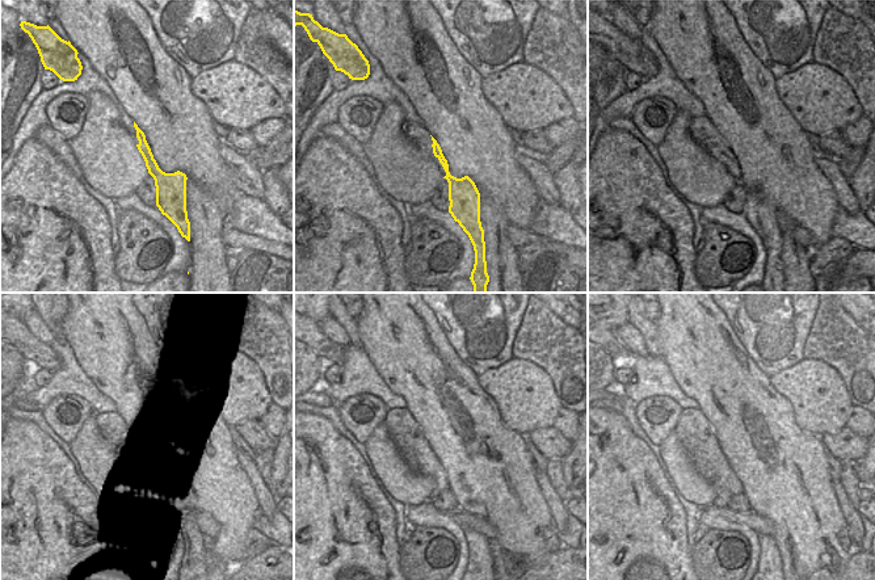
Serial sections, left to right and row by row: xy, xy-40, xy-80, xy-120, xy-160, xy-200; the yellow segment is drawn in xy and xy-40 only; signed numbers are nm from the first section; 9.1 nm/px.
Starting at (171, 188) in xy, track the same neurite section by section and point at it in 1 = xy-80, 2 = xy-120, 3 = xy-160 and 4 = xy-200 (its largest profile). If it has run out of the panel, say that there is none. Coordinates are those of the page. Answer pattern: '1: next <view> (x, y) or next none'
1: next xy-80 (760, 213)
2: next xy-120 (190, 555)
3: next xy-160 (479, 555)
4: next xy-200 (769, 559)

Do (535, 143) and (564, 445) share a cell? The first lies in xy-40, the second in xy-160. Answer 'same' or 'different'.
same

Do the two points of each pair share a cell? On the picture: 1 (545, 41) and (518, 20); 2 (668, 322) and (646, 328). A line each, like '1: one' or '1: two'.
1: two
2: two

